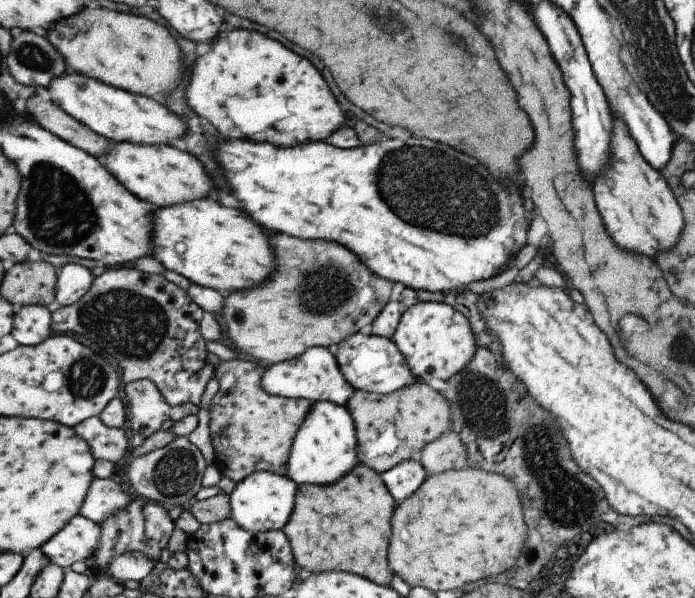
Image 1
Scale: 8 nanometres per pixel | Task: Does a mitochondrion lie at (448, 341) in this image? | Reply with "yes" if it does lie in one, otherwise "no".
no

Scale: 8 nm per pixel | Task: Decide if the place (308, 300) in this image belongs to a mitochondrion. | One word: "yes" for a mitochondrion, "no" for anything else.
yes

